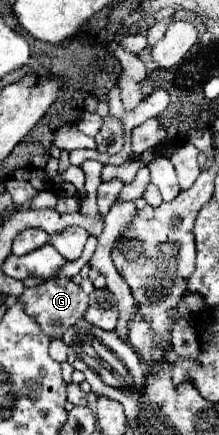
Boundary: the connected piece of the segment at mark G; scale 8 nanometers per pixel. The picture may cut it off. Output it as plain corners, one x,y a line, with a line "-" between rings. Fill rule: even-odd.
47,279
45,283
25,289
25,293
19,297
19,301
25,305
25,313
35,317
37,323
41,325
41,329
49,335
49,337
63,337
63,333
73,327
83,313
87,311
87,295
83,293
83,289
79,285
75,285
71,279

